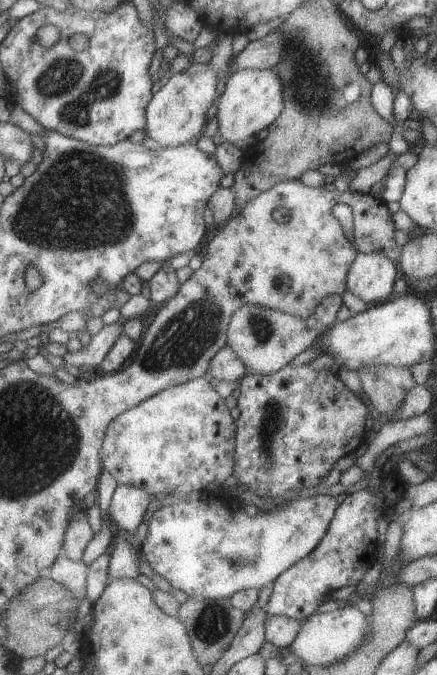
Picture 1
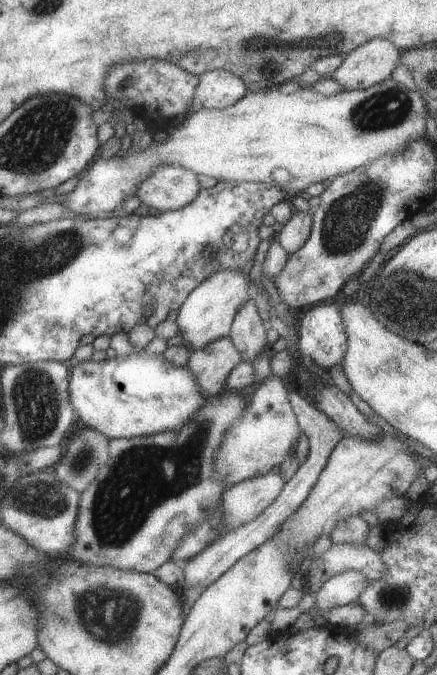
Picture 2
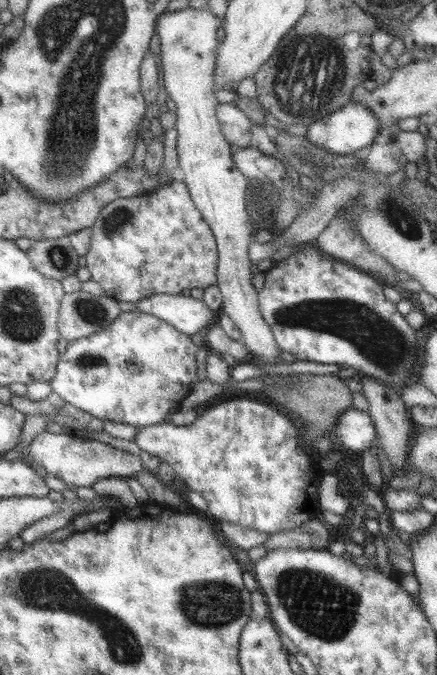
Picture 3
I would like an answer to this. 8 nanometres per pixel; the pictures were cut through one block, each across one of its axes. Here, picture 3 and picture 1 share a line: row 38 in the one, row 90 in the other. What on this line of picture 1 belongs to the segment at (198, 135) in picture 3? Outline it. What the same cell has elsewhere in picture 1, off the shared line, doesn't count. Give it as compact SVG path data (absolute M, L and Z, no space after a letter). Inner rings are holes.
M190 63L186 70L170 74L167 83L160 86L147 103L144 128L146 136L155 140L161 147L176 147L191 142L204 132L205 113L211 104L215 104L217 96L217 79L209 63Z

